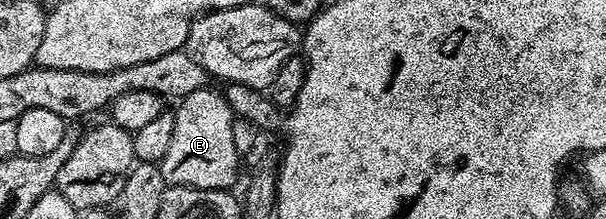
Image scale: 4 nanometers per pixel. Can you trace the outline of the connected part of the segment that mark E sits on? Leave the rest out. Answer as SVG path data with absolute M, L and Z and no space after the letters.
M205 86L178 100L174 108L175 124L169 149L161 160L161 177L168 187L196 187L225 191L234 188L239 175L241 157L233 146L233 121L237 117L227 104L226 94L211 91Z

